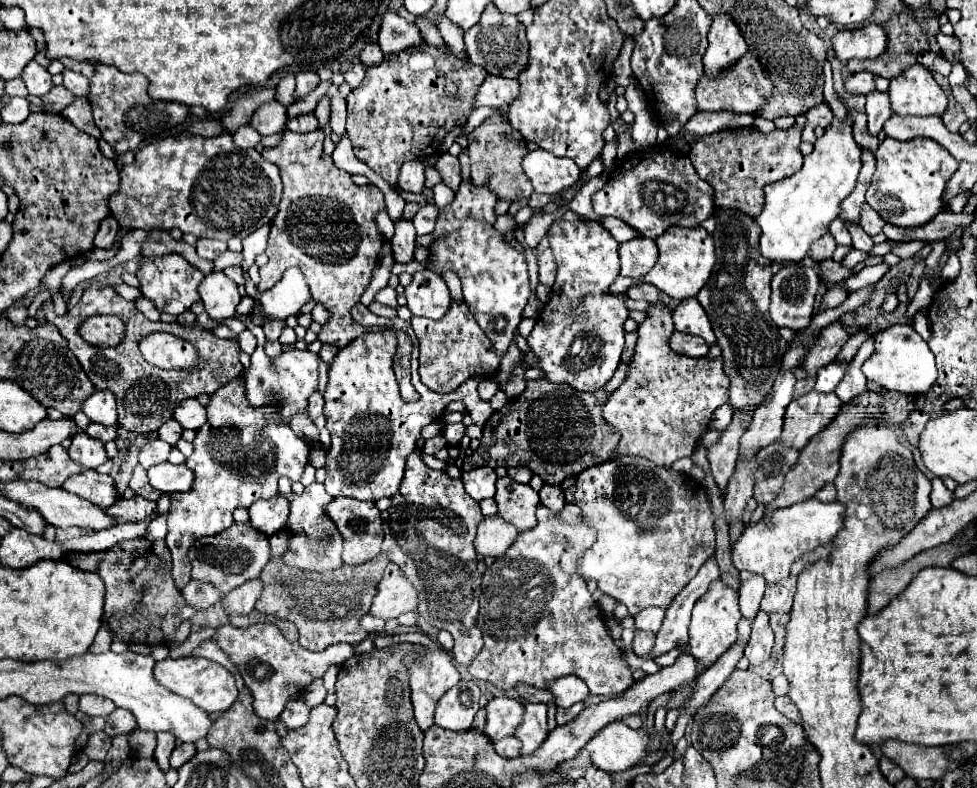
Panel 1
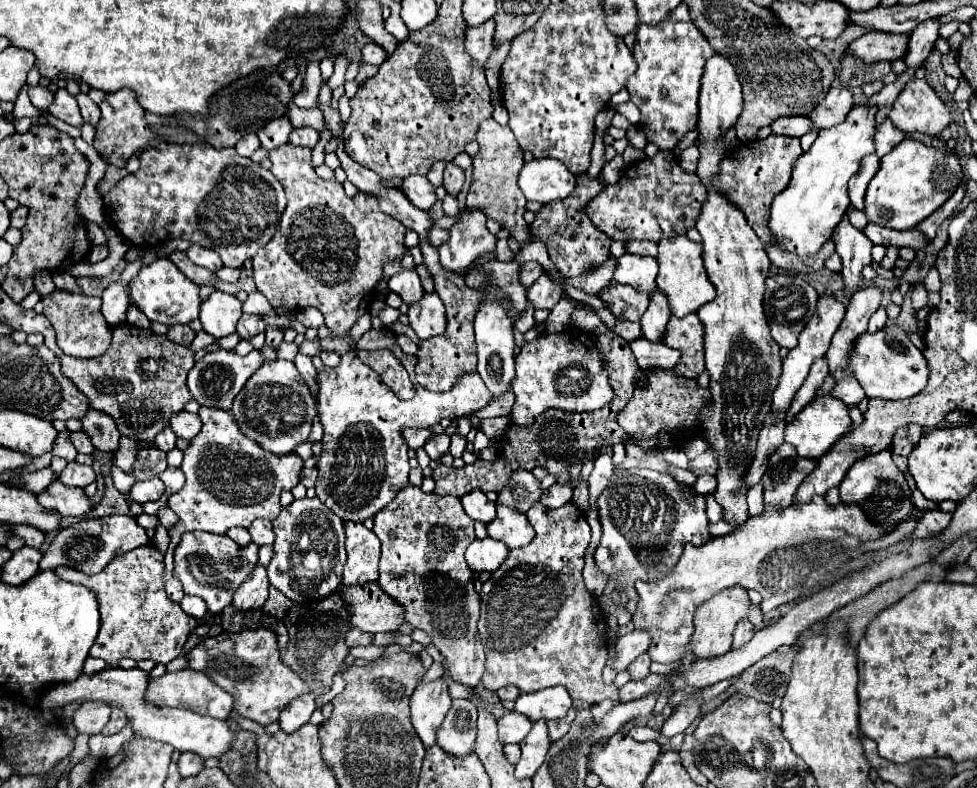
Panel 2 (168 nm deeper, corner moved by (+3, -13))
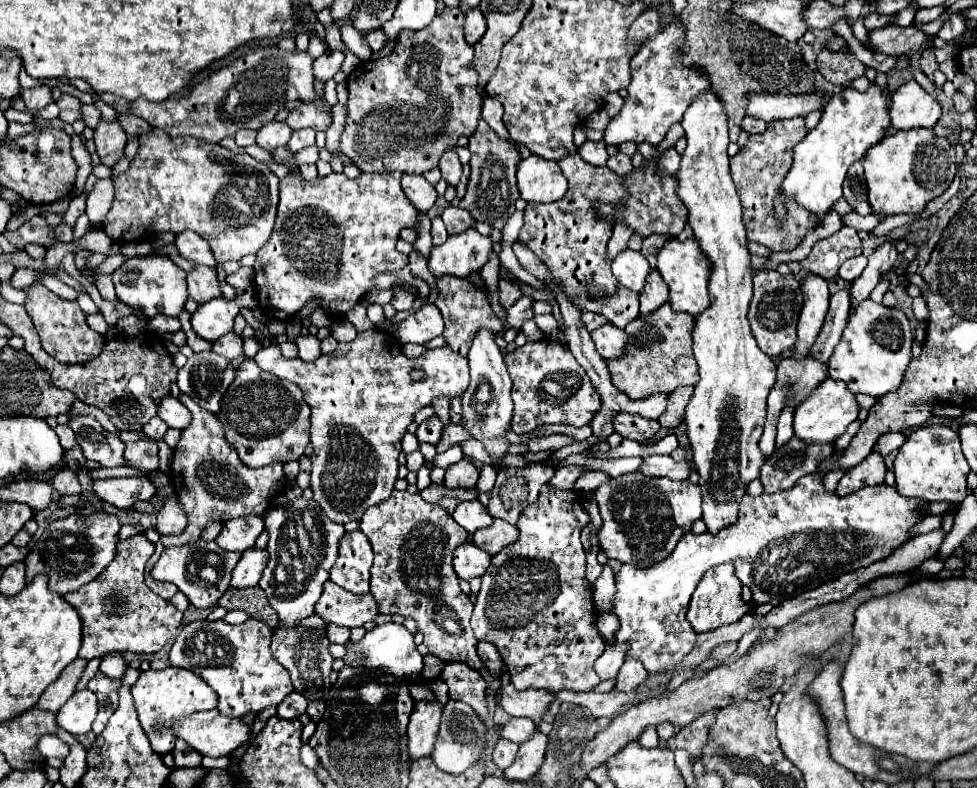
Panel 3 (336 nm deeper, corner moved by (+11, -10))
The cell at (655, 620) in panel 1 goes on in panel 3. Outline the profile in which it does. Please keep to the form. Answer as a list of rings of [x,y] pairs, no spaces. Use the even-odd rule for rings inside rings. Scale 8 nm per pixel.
[[[615,643],[615,645],[607,645],[603,655],[595,661],[595,671],[597,675],[605,681],[605,679],[613,679],[619,671],[619,667],[625,661],[629,643]]]

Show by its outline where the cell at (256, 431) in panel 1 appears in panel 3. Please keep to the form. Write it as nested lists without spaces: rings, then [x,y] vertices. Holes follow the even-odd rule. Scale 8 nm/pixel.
[[[181,395],[181,403],[191,411],[193,421],[185,431],[181,431],[181,439],[177,443],[173,463],[171,463],[171,479],[175,485],[177,501],[181,509],[185,511],[189,523],[181,535],[159,537],[159,541],[155,543],[155,553],[151,555],[147,563],[147,577],[145,577],[147,579],[145,583],[149,583],[151,591],[163,599],[171,599],[179,589],[171,587],[171,583],[153,581],[149,577],[149,569],[159,561],[159,555],[167,545],[181,545],[181,543],[197,541],[203,529],[207,527],[207,523],[213,523],[213,521],[225,523],[229,519],[243,517],[243,515],[263,515],[269,509],[271,499],[277,493],[281,493],[287,483],[283,463],[271,463],[271,465],[257,467],[257,469],[247,467],[245,463],[241,463],[235,447],[231,447],[229,441],[225,441],[223,427],[217,415],[201,409],[187,395]]]

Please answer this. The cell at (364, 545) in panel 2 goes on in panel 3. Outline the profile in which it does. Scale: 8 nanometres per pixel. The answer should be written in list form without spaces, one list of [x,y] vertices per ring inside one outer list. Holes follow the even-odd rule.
[[[363,531],[345,533],[339,543],[339,559],[333,565],[331,581],[353,593],[369,591],[369,569],[373,551]]]

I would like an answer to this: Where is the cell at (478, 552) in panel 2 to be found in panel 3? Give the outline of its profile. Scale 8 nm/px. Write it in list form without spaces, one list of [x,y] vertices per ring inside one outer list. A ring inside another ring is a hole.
[[[467,541],[459,545],[453,553],[453,567],[461,579],[481,577],[491,565],[491,555],[487,555],[481,547]]]

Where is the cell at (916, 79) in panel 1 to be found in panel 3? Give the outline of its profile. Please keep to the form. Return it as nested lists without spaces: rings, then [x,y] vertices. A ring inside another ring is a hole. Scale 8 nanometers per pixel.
[[[907,81],[903,83],[897,91],[891,93],[891,103],[889,103],[889,117],[891,117],[891,127],[897,131],[907,131],[907,129],[933,129],[933,125],[941,117],[941,105],[937,103],[935,97],[931,97],[917,81]]]

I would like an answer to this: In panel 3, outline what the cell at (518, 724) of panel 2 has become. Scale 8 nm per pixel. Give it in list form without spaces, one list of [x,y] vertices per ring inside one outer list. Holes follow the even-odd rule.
[[[513,717],[509,719],[503,727],[501,727],[501,737],[513,741],[513,743],[523,743],[525,739],[529,739],[529,735],[535,731],[535,723],[531,719],[525,717]]]

